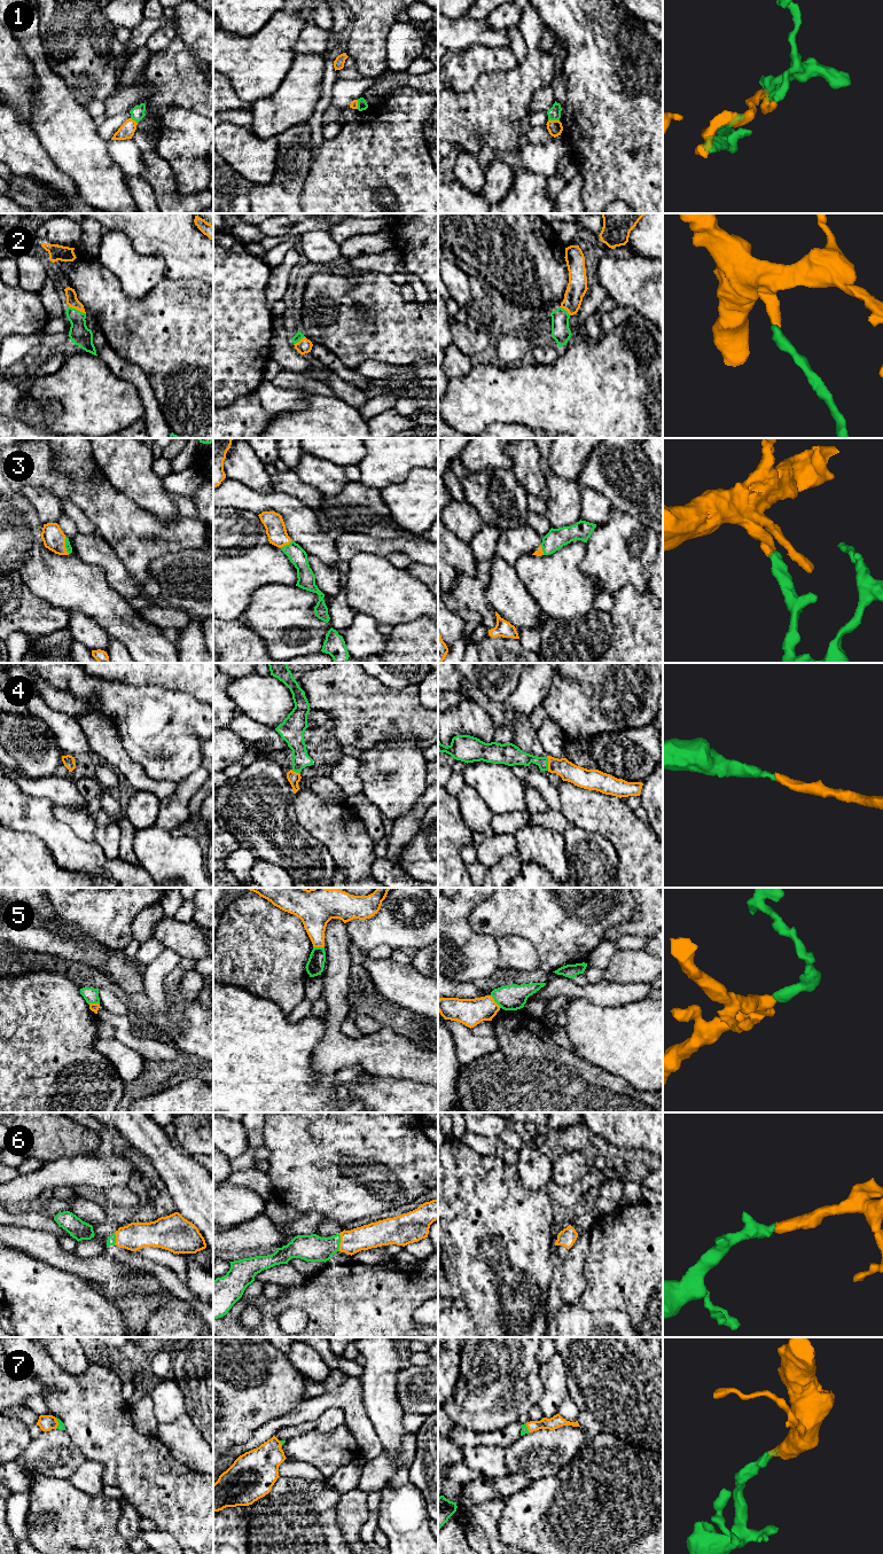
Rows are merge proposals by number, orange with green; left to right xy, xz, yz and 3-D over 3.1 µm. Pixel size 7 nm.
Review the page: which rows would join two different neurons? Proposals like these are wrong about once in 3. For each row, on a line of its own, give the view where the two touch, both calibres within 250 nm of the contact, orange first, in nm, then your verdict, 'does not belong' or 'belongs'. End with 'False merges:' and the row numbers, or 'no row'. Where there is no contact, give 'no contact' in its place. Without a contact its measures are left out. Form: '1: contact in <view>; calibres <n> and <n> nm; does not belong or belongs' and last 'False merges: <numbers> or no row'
1: contact in yz; calibres 100 and 100 nm; does not belong
2: contact in xy; calibres 80 and 150 nm; belongs
3: contact in xz; calibres 140 and 120 nm; belongs
4: contact in yz; calibres 140 and 130 nm; belongs
5: contact in yz; calibres 190 and 180 nm; belongs
6: contact in xz; calibres 180 and 190 nm; belongs
7: contact in xy; calibres 110 and 50 nm; belongs
False merges: 1

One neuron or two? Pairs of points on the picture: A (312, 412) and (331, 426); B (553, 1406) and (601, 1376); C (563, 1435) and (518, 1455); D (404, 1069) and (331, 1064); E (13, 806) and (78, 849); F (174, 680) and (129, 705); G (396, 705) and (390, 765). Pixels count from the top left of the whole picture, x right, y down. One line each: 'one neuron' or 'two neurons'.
A: one neuron
B: two neurons
C: one neuron
D: one neuron
E: one neuron
F: two neurons
G: two neurons

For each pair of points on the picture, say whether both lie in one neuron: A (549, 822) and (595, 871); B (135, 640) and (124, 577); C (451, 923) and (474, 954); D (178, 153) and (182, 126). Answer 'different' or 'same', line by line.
A: same
B: different
C: same
D: same

